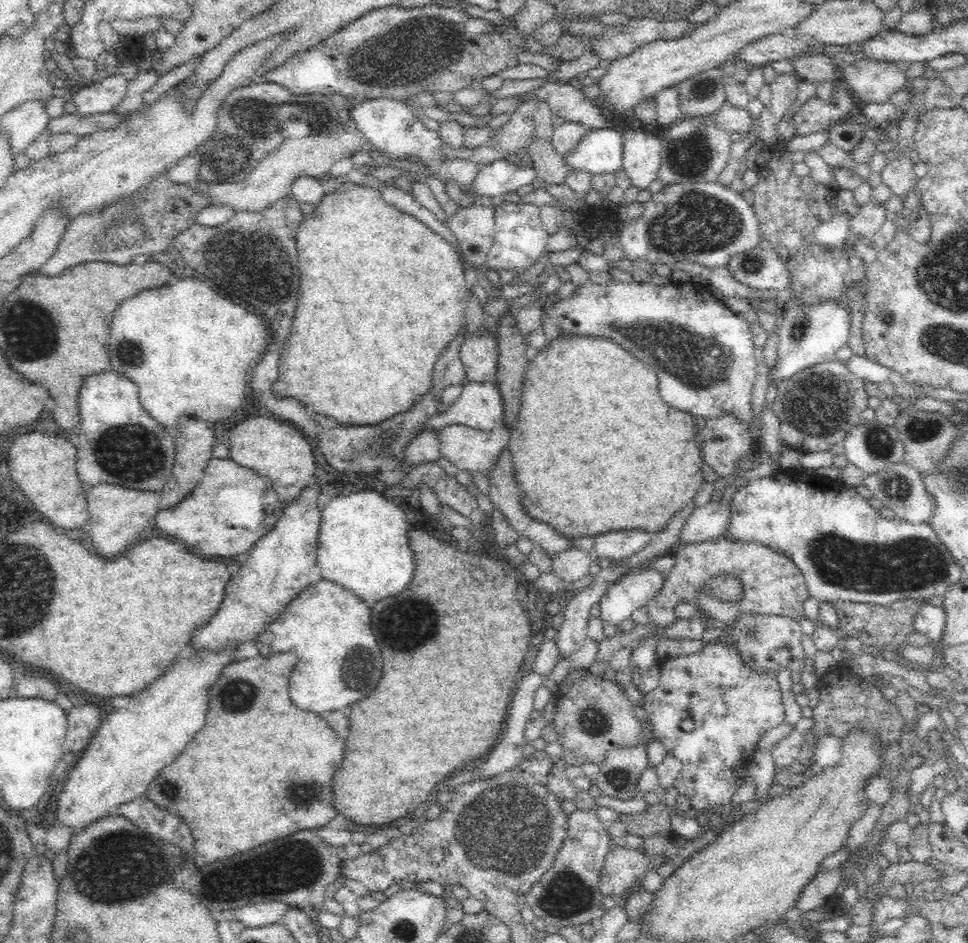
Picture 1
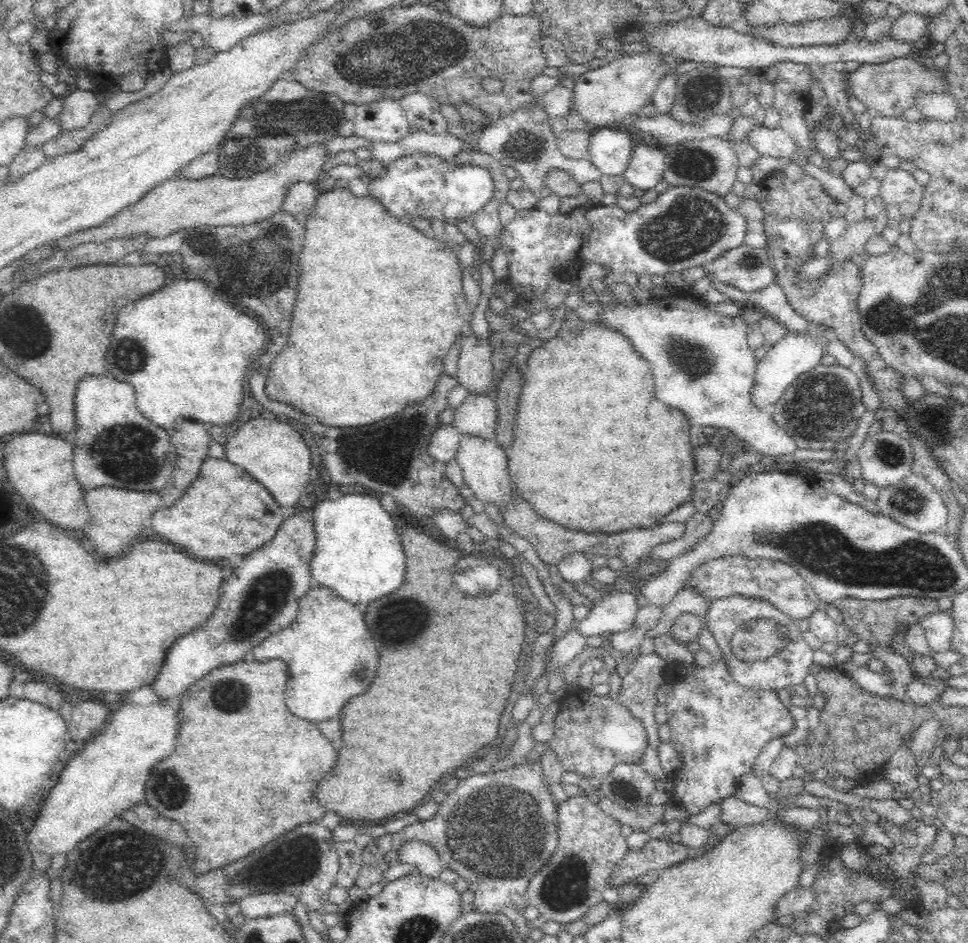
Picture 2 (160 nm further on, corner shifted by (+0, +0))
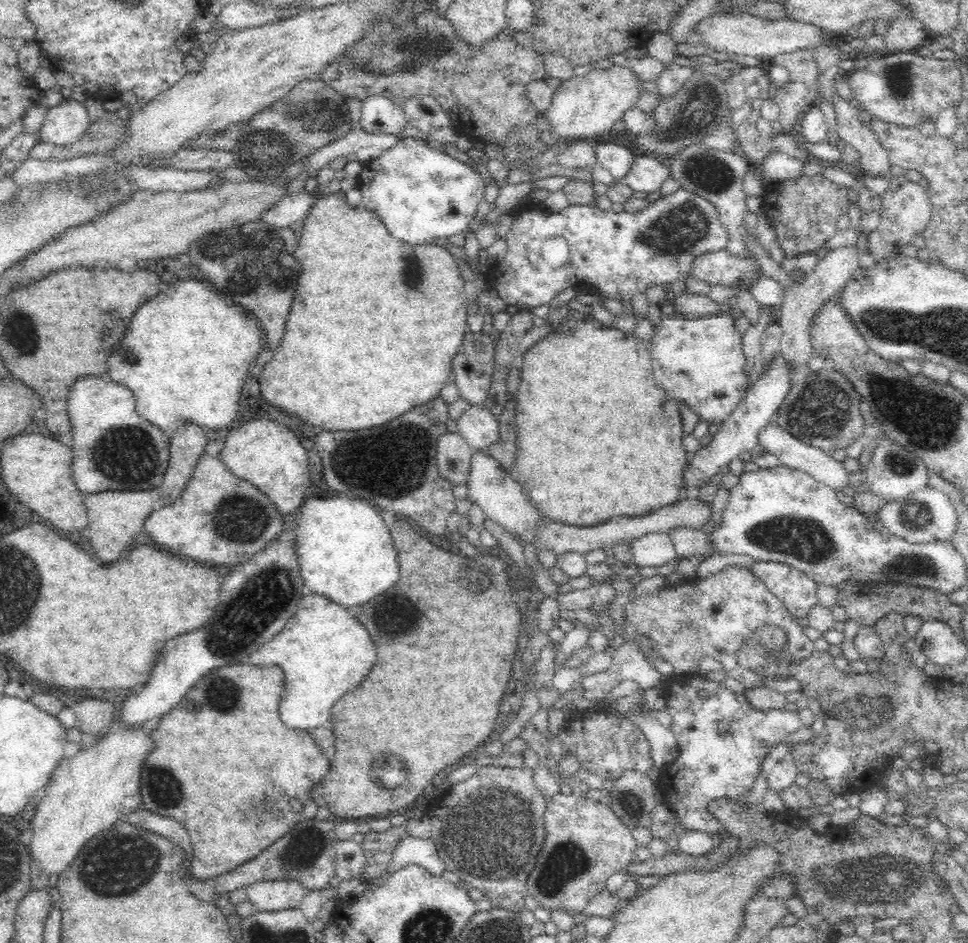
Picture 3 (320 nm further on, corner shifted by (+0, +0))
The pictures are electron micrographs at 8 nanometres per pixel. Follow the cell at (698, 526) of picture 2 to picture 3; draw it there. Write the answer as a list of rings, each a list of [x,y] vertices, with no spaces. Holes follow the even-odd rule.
[[[648,532],[634,539],[634,565],[661,567],[678,558],[672,540],[663,532]]]

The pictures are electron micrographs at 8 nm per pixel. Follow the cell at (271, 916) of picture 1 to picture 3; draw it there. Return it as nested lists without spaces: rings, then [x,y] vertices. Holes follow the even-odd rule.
[[[266,880],[246,888],[246,900],[260,912],[298,909],[306,894],[305,888],[293,880]]]

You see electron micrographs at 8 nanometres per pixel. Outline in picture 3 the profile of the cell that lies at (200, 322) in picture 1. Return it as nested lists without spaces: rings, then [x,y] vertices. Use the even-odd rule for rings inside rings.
[[[180,280],[170,284],[164,292],[150,298],[132,314],[120,346],[108,356],[108,376],[114,382],[132,388],[138,414],[167,433],[177,430],[178,418],[196,424],[200,420],[202,427],[208,430],[232,424],[238,412],[242,382],[248,376],[250,362],[262,350],[262,328],[258,328],[258,324],[244,314],[220,302],[216,294],[210,296],[214,300],[208,298],[208,286],[196,280]]]

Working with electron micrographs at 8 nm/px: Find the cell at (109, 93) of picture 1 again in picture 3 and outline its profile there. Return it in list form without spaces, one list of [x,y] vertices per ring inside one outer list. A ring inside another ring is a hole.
[[[65,99],[49,108],[40,128],[42,141],[70,144],[86,132],[90,124],[88,107],[78,100]]]

